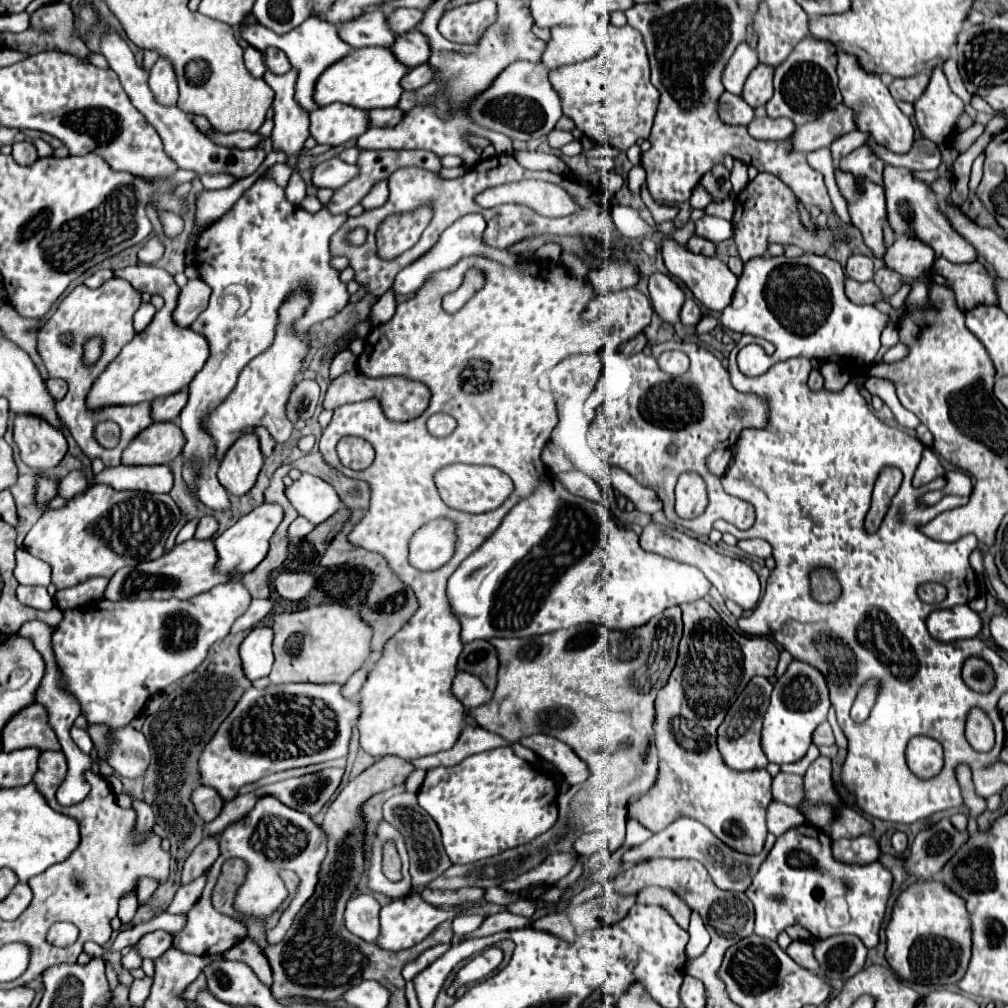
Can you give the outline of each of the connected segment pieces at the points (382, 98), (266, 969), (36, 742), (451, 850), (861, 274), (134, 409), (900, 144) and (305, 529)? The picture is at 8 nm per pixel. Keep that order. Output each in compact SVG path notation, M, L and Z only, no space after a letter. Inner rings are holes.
M370 46L370 48L358 48L352 50L346 58L338 60L336 66L330 66L322 78L316 82L314 90L314 100L320 106L332 104L332 102L342 102L342 104L352 104L364 110L374 110L374 108L392 108L400 102L400 96L404 94L402 88L402 78L410 72L398 58L394 58L394 52L384 46Z
M244 938L244 940L240 940L236 946L232 946L224 956L230 958L230 960L242 960L242 962L246 962L246 964L258 974L258 978L260 978L266 986L272 984L270 964L266 962L266 956L264 956L264 952L262 952L262 948L260 948L260 944L258 944L256 940Z
M34 704L28 706L28 710L22 710L22 714L10 720L10 726L6 726L2 732L2 752L20 748L60 750L54 728L48 722L48 710L42 704Z
M510 747L492 748L492 750L486 752L486 756L482 756L482 754L468 756L468 758L464 758L460 764L456 764L454 768L434 768L434 770L428 770L428 772L426 772L426 780L424 780L424 784L422 784L420 792L418 792L418 804L436 820L436 824L438 824L438 828L440 828L440 832L442 832L444 848L446 848L446 852L448 852L448 856L450 856L450 860L452 860L454 864L472 864L472 862L478 862L480 858L496 856L496 854L500 854L500 852L504 852L504 850L516 848L516 846L520 846L520 844L528 844L528 842L532 842L534 838L538 838L540 834L548 832L548 830L556 824L556 820L558 820L556 798L558 798L556 780L554 780L550 774L542 772L540 768L536 768L534 764L524 762L522 758L514 756L514 752Z
M854 254L854 256L848 258L846 274L852 280L858 280L858 282L872 280L874 278L874 260L868 258L868 256L864 256L864 254Z
M112 278L96 290L80 284L58 304L56 312L46 320L46 324L40 328L40 334L38 334L38 352L50 372L50 378L62 378L68 382L68 394L60 402L56 402L58 416L64 420L64 424L68 426L70 434L74 436L74 440L78 442L82 452L90 460L100 458L106 468L120 466L124 448L142 430L146 430L154 422L152 420L152 402L140 402L140 404L130 404L130 406L104 406L100 410L90 410L86 406L86 396L92 390L92 384L106 370L106 366L120 354L122 346L134 338L136 330L132 326L132 314L138 310L140 302L142 302L142 294L138 290L134 290L130 286L130 282L126 282L122 278ZM66 334L72 338L70 344L62 342L62 336L66 336ZM94 334L104 338L104 354L94 368L86 368L86 366L82 366L82 342ZM102 420L114 420L122 428L120 444L112 450L102 448L92 436L94 426Z
M838 52L838 76L840 76L840 92L844 96L844 102L848 106L854 106L858 110L858 130L866 130L872 134L872 138L886 146L888 150L896 154L908 154L914 144L914 126L910 118L906 118L900 108L896 106L894 98L890 96L888 88L882 84L880 76L874 72L866 72L860 64L858 58L848 54L848 52Z
M298 516L298 518L290 524L288 534L290 534L290 536L294 536L294 538L302 538L302 536L310 534L312 530L314 530L314 524L312 524L312 522L308 522L304 516Z

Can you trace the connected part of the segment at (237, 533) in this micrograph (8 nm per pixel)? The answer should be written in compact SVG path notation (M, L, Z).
M264 502L262 506L254 508L250 514L242 516L232 528L228 528L226 532L222 532L214 544L216 544L216 552L218 552L218 570L222 572L250 572L254 570L266 556L268 550L268 540L274 534L274 530L280 526L284 518L284 510L280 504L274 502Z

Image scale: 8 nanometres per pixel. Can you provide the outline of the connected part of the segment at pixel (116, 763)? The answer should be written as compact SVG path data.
M124 726L114 732L114 740L114 748L106 758L114 772L130 780L144 776L152 758L144 734L134 730L132 726Z

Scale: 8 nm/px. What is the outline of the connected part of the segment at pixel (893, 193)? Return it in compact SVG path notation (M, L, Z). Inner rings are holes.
M886 166L884 168L884 192L886 192L886 220L896 236L912 232L918 240L928 244L936 256L946 258L950 262L974 262L976 250L950 228L950 222L938 214L938 200L934 192L920 180L912 178L910 170Z

